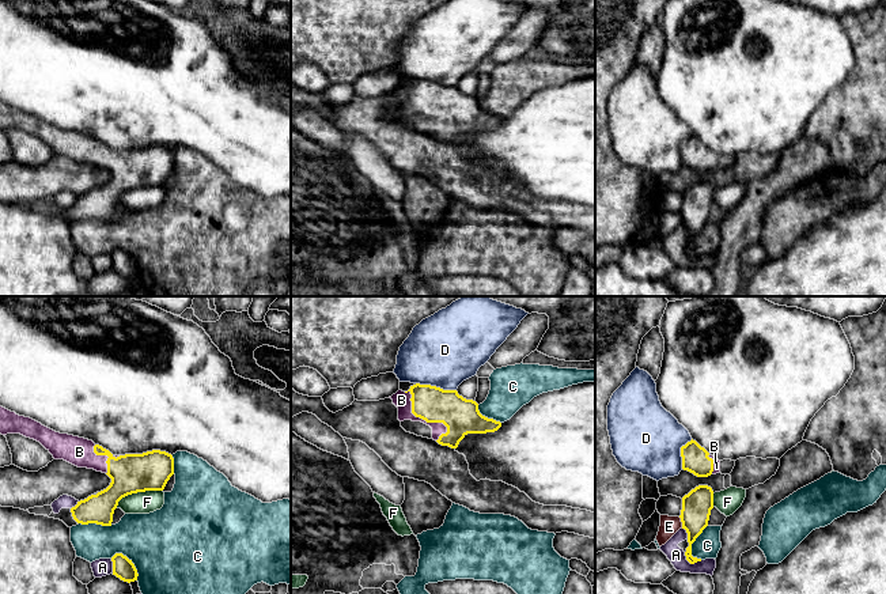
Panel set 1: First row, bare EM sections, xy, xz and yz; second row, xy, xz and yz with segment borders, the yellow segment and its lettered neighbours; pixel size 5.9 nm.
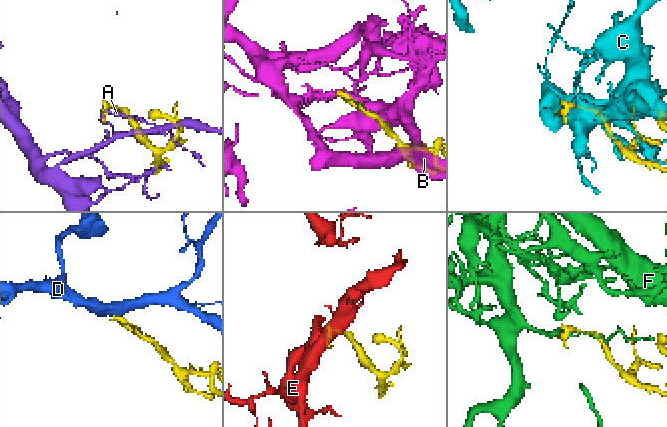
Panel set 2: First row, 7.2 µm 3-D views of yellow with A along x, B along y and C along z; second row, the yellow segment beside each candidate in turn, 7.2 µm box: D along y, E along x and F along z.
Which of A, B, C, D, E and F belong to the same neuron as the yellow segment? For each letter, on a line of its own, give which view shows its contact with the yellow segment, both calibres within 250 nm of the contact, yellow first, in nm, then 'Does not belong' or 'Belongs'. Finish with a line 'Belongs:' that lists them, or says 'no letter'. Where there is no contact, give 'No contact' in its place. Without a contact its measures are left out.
A: Touches yellow in yz. Thickness 150 nm (yellow) against 100 nm. Does not belong
B: Touches yellow in xz. Thickness 220 nm (yellow) against 100 nm. Belongs
C: Touches yellow in xy. Thickness 120 nm (yellow) against 480 nm. Does not belong
D: Touches yellow in xz. Thickness 220 nm (yellow) against 440 nm. Does not belong
E: Touches yellow in yz. Thickness 180 nm (yellow) against 110 nm. Does not belong
F: Touches yellow in xy. Thickness 240 nm (yellow) against 130 nm. Does not belong
Belongs: B

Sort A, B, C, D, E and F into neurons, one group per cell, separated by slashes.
A / B / C / D / E / F

